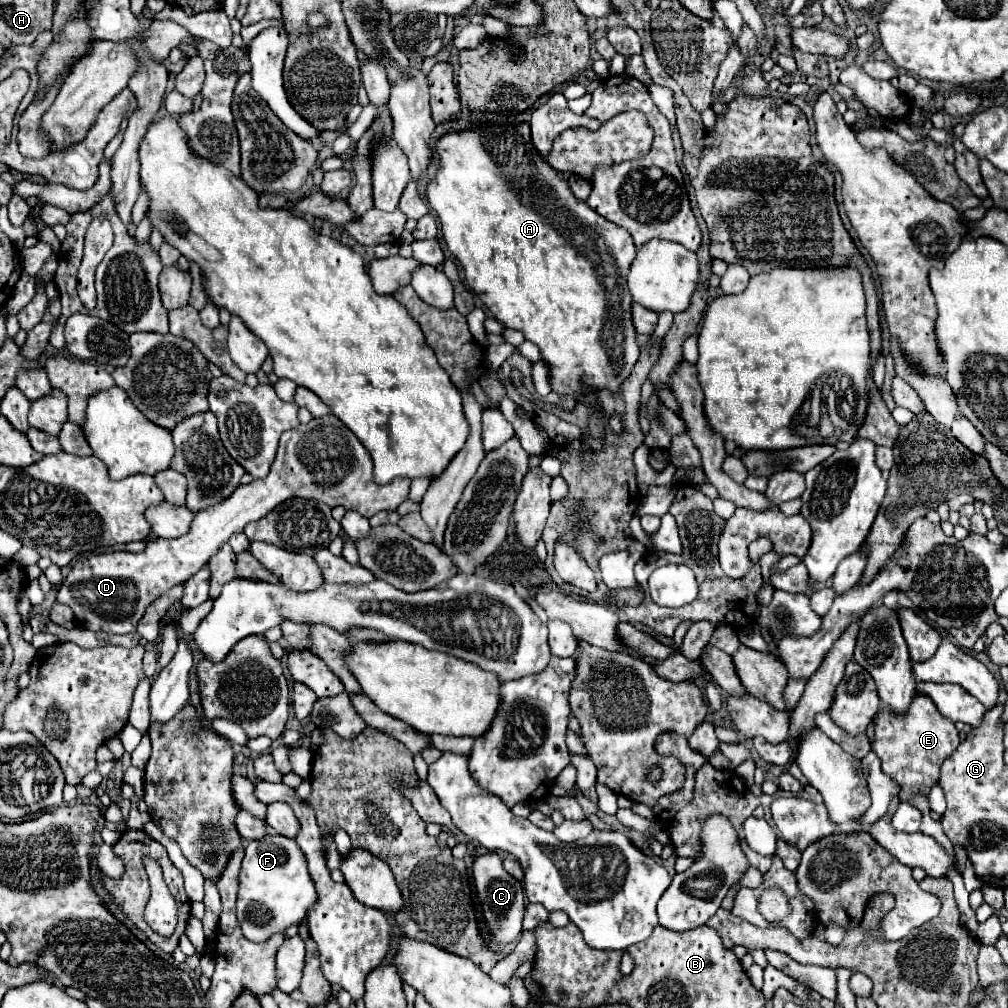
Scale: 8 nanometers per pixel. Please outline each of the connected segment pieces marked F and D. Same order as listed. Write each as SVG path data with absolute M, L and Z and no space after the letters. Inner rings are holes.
M267 834L267 838L247 844L237 880L237 918L245 938L253 942L263 942L291 924L301 924L309 908L317 902L317 892L307 872L305 854L295 840L279 834Z
M329 414L283 432L269 476L253 480L247 486L239 486L219 506L199 510L185 538L157 538L137 554L95 554L85 562L75 562L61 582L57 602L73 608L81 628L93 632L103 630L111 634L129 634L135 632L145 608L159 594L189 580L211 560L213 554L217 554L223 544L229 542L233 534L243 532L249 522L265 518L265 514L269 514L277 504L289 498L305 498L325 502L329 508L343 506L345 510L355 510L361 516L371 518L381 510L397 510L397 506L409 498L409 486L409 478L395 478L393 482L379 486L373 480L373 462L367 448L337 416Z

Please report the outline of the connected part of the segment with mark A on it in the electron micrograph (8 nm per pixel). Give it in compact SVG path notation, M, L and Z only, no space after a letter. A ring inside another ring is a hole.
M529 124L507 126L507 128L505 126L473 128L473 130L465 130L465 132L453 132L453 134L443 136L437 142L437 152L439 152L441 166L435 174L435 180L427 188L427 198L429 198L431 208L439 216L447 248L465 268L467 286L481 298L481 302L491 310L491 314L495 316L497 322L501 322L505 328L521 330L525 334L525 340L539 346L541 360L549 366L549 384L559 396L581 398L587 390L609 390L613 394L619 394L621 384L633 372L633 366L639 360L639 352L641 352L641 348L637 344L637 332L633 326L633 318L631 318L633 298L629 294L629 288L625 286L629 266L633 264L633 258L637 256L637 248L633 244L633 238L625 232L625 228L601 218L585 202L579 204L575 200L573 192L569 190L569 184L533 148Z

